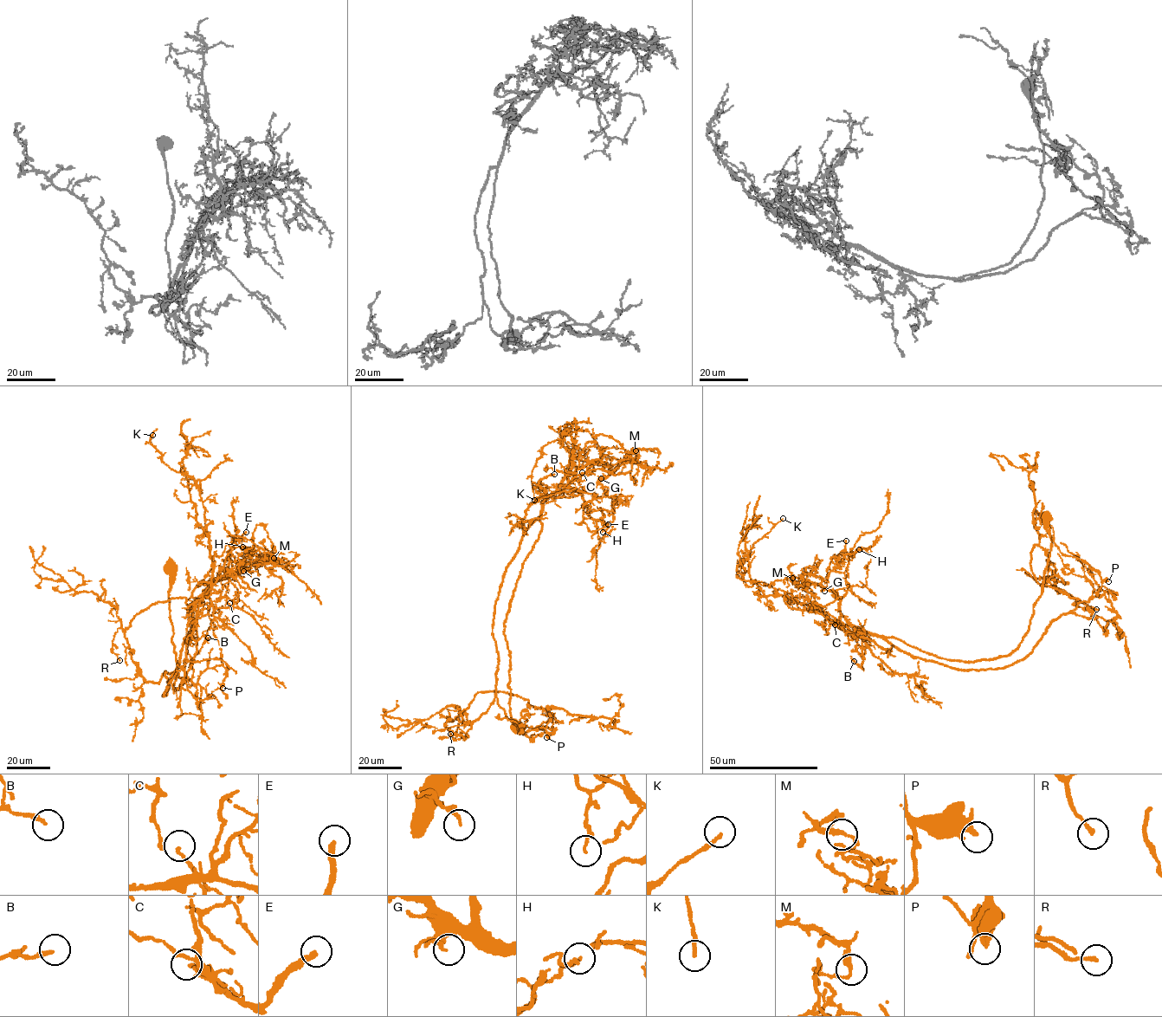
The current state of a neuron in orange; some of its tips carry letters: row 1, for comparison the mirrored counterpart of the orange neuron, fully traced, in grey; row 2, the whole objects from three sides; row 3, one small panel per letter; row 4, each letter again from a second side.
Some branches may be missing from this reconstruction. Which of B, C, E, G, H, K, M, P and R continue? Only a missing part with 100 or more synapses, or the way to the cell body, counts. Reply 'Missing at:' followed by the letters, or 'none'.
Missing at: E

